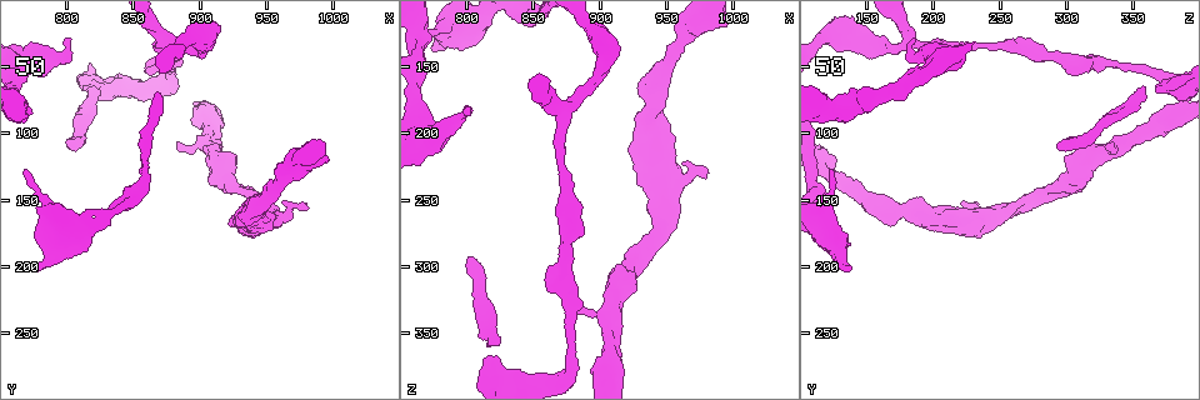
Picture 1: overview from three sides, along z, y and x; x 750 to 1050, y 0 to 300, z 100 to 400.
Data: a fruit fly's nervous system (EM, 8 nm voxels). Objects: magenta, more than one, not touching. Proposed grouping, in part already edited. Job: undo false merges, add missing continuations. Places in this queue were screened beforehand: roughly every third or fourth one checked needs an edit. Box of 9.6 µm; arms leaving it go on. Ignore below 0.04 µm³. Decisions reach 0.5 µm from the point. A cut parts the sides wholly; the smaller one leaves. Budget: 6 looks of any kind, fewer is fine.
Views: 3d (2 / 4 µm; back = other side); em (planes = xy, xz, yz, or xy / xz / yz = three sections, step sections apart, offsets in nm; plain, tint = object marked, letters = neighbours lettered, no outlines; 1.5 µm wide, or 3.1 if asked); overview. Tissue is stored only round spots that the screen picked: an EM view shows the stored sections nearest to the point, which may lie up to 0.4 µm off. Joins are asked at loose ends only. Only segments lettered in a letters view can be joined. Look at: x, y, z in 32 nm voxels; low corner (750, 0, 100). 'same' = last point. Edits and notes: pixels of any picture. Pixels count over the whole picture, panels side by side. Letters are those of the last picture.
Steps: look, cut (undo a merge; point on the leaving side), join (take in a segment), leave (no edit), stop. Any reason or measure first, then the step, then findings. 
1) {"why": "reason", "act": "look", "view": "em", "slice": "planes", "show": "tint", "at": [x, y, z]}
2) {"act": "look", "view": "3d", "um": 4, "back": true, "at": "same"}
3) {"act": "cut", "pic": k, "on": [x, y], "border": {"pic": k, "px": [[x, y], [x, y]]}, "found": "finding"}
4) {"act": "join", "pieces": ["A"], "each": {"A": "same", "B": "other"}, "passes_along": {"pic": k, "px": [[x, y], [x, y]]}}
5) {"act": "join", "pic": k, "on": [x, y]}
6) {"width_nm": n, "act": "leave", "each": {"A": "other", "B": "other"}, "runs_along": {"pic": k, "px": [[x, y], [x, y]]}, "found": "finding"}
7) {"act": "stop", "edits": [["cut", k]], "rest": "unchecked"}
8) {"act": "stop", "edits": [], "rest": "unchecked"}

{"why": "an open end", "act": "look", "view": "3d", "um": 2, "at": [980, 156, 226]}

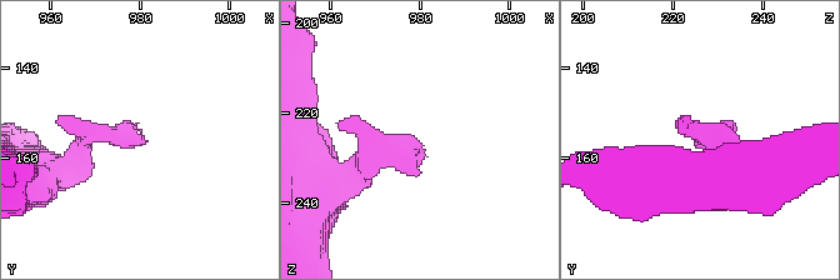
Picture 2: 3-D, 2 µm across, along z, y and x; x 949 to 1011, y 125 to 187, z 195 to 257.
{"why": "now the EM", "act": "look", "view": "em", "slice": "planes", "show": "letters", "at": [981, 156, 227]}

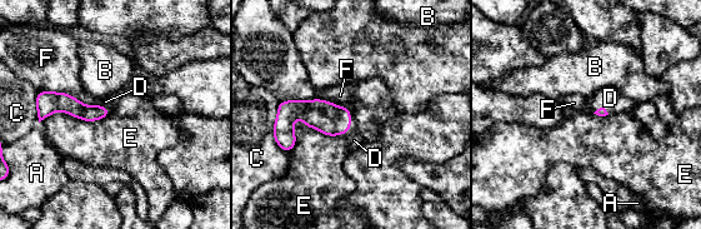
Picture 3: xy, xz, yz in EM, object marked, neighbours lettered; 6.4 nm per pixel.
{"act": "join", "pieces": ["D"], "each": {"A": "other", "B": "other", "C": "other", "D": "same", "E": "other", "F": "other"}, "found": "it goes on there"}

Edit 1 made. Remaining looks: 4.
{"why": "see it whole again", "act": "look", "view": "overview"}

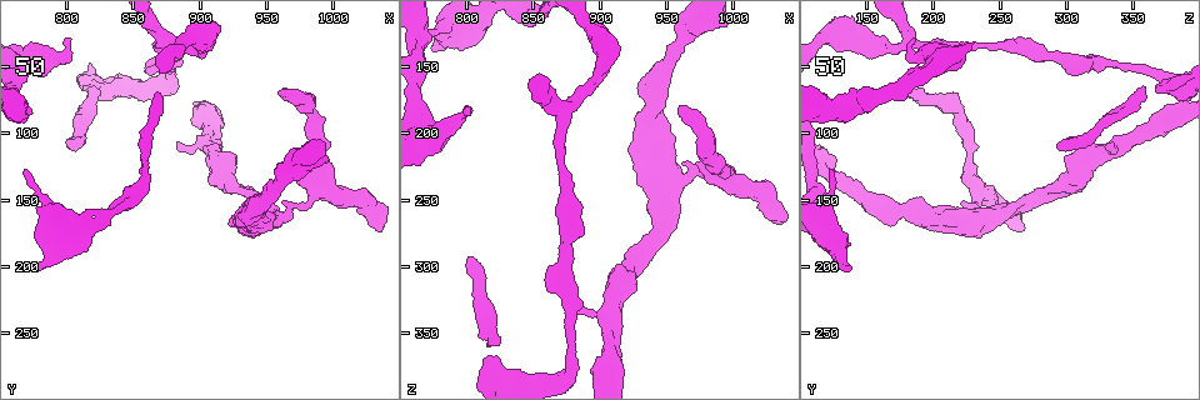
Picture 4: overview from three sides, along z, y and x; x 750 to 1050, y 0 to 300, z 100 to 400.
{"why": "an open end", "act": "look", "view": "em", "slice": "planes", "show": "letters", "at": [768, 128, 122]}

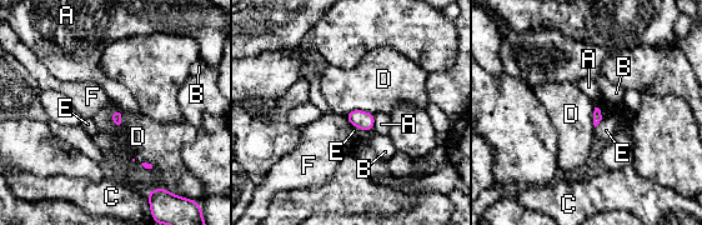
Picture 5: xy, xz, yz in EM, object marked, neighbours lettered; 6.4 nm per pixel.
{"act": "leave", "each": {"A": "other", "B": "other", "C": "other", "D": "other", "E": "other", "F": "other"}, "border": {"pic": 5, "px": [[372, 113], [351, 110], [345, 115]]}, "found": "no lettered segment goes on from it"}

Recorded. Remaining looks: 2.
{"why": "free end", "act": "look", "view": "3d", "um": 4, "at": [802, 30, 184]}

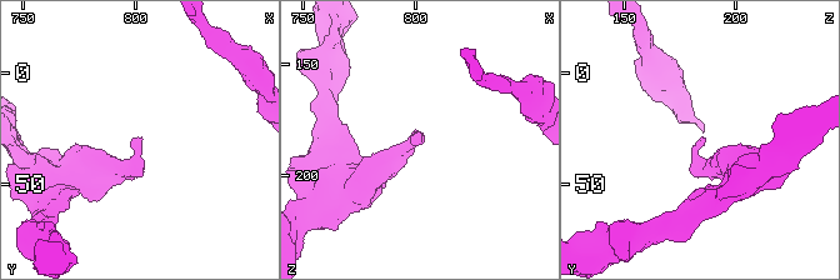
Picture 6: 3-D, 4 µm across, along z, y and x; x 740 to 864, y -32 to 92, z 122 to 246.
{"act": "look", "view": "em", "slice": "planes", "show": "letters", "at": [802, 29, 186]}

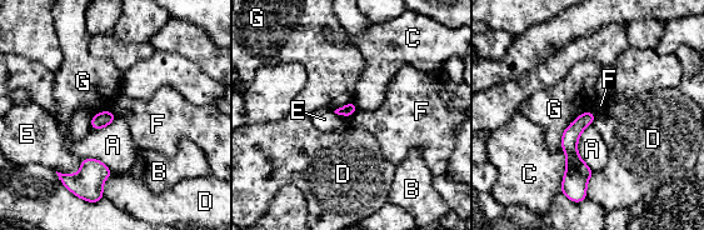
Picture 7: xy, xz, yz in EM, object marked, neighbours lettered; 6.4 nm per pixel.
{"act": "leave", "each": {"A": "other", "B": "other", "C": "other", "D": "other", "E": "other", "F": "other", "G": "other"}, "border": {"pic": 7, "px": [[358, 109], [349, 116]]}, "found": "no lettered segment goes on from it"}

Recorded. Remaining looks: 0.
{"act": "stop", "edits": [["join", 3]], "rest": "unchecked"}

